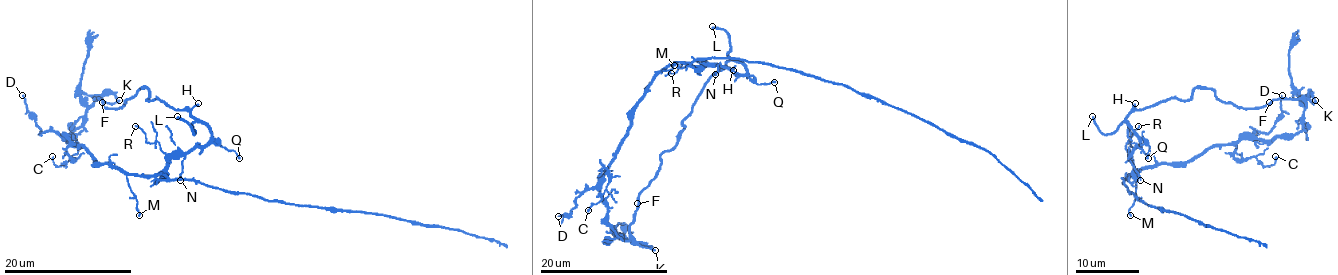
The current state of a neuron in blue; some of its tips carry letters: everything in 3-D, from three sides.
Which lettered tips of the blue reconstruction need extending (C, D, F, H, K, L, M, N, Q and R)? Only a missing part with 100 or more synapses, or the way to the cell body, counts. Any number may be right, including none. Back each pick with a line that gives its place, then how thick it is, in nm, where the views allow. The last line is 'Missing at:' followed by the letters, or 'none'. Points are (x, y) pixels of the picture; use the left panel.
L: Place: (177, 116). Thickness 240 nm
Missing at: L

